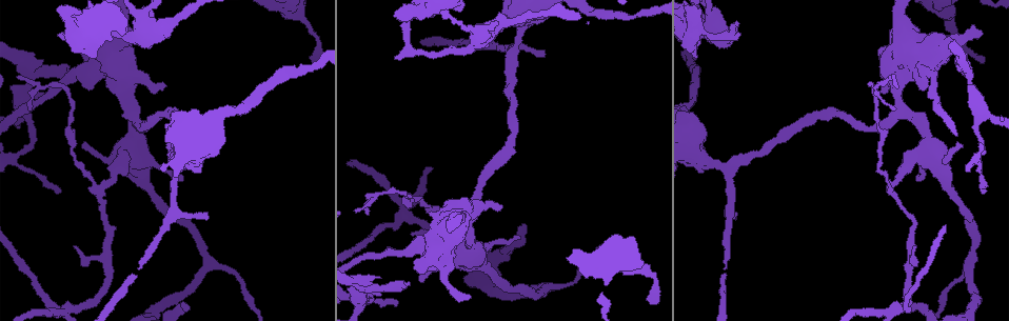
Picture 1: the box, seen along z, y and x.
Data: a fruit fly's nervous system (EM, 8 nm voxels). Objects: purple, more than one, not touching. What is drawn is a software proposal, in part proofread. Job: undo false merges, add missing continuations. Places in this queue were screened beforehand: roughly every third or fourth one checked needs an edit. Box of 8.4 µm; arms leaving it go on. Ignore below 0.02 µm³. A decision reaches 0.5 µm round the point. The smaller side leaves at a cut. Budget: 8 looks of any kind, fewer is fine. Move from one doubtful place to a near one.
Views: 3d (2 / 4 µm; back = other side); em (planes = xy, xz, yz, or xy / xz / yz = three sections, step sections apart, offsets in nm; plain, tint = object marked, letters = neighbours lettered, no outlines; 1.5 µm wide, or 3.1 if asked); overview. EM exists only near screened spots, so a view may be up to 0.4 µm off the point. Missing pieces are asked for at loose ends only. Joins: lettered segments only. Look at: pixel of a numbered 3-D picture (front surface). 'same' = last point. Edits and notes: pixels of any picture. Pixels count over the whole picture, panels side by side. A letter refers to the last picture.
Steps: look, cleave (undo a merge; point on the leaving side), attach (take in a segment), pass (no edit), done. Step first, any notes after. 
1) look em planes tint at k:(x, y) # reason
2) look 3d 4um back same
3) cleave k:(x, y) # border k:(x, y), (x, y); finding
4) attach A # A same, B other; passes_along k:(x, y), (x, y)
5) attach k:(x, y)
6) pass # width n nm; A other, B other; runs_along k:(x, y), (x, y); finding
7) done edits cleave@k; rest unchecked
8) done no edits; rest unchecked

look 3d 2um at 1:(975, 35)

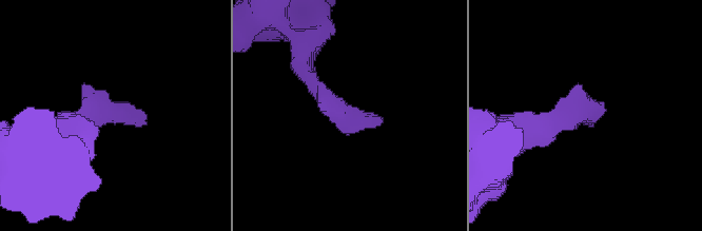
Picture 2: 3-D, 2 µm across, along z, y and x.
look em xz step 8 tint at 2:(586, 122)

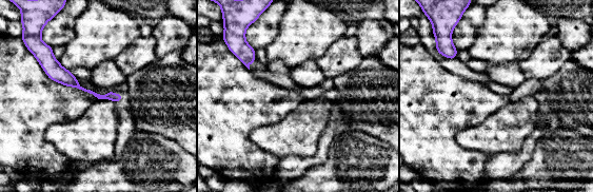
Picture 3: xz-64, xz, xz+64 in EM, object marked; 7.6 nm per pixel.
look em planes letters same # cut it another way

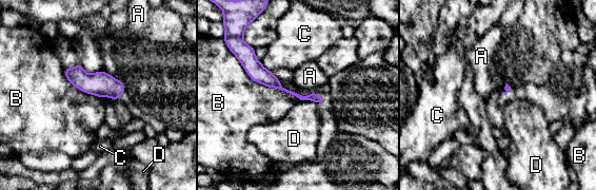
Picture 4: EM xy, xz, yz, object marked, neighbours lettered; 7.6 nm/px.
pass # longest_contact B 600 nm; A other, B other, C other, D other; runs_along 4:(244, 61), (300, 98), (319, 100); none of them fits

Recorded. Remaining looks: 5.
look 3d 4um at 1:(31, 142) # abrupt turn

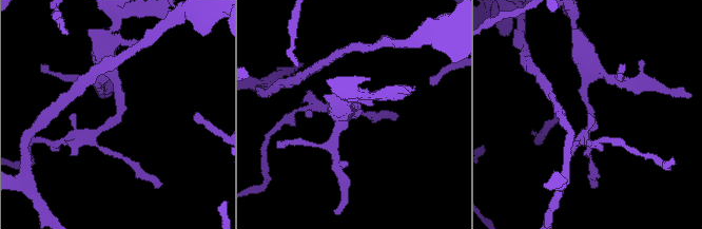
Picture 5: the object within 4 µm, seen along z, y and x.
look em xy step 8 plain at 5:(115, 115)

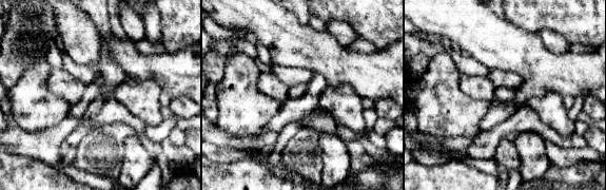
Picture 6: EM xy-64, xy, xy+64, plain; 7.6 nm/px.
look em xy step 8 letters same # what lies round it

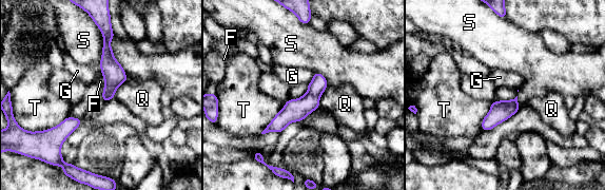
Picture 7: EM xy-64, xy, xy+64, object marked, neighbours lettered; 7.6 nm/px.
pass # width 130 nm; F other, G other, Q other, S other, T other; all the same cell

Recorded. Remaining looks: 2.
done no edits; rest unchecked

